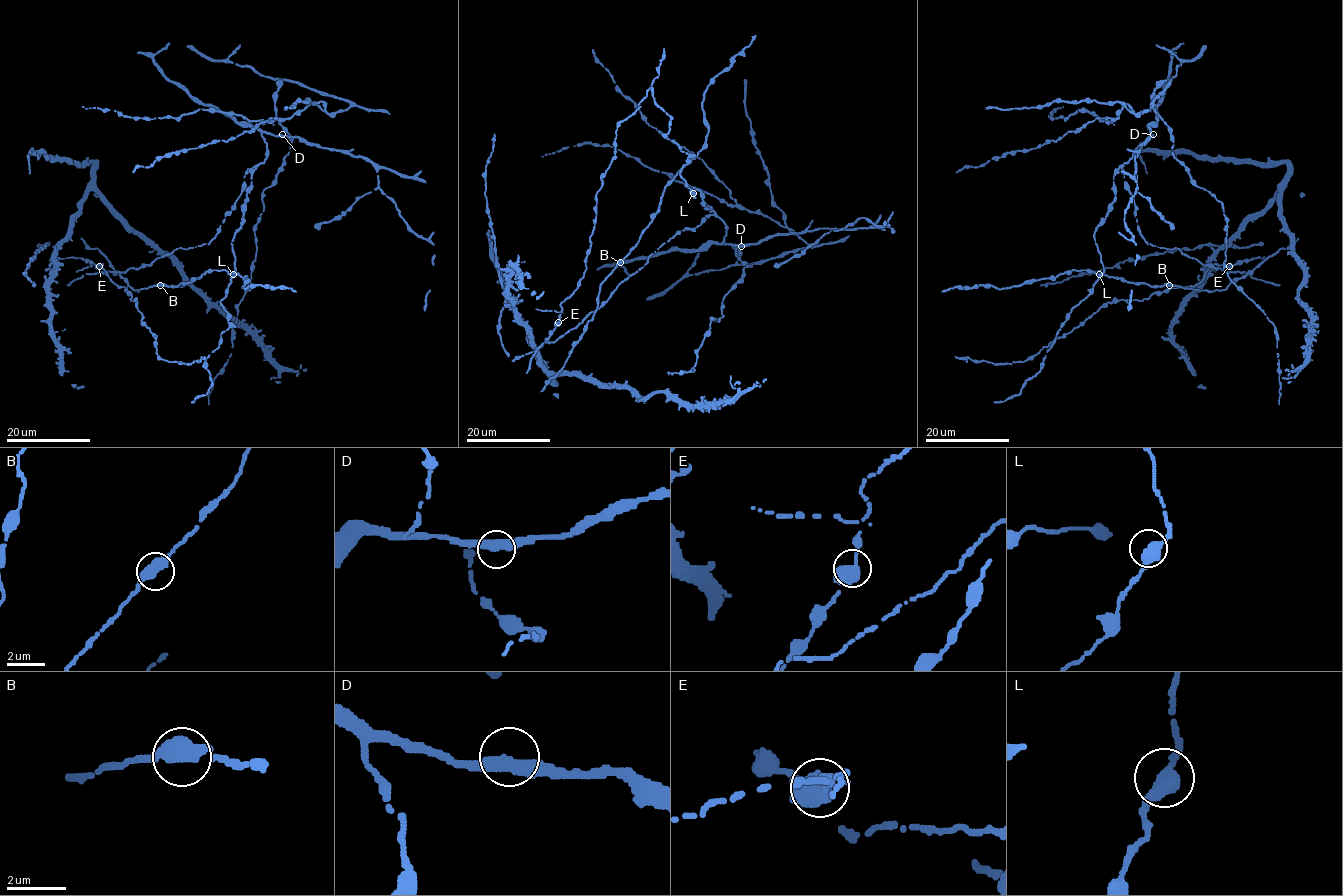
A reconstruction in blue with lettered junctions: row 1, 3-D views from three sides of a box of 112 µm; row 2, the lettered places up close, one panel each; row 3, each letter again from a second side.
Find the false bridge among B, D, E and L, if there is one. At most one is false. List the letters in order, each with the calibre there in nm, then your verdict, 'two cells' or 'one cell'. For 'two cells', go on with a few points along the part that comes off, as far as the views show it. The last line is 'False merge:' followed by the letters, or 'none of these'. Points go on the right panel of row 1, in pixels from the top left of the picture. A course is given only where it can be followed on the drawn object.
B: calibre 480 nm; one cell
D: calibre 440 nm; one cell
E: calibre 440 nm; one cell
L: calibre 460 nm; one cell
False merge: none of these

